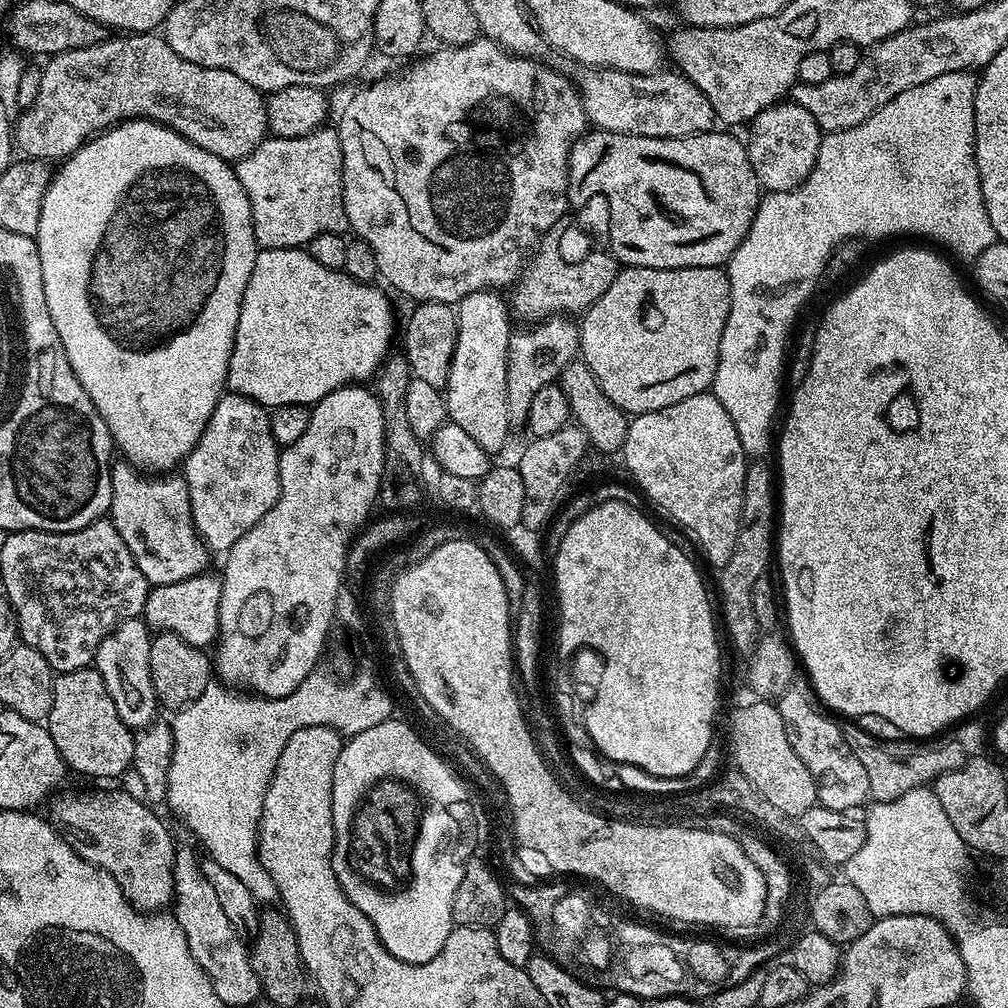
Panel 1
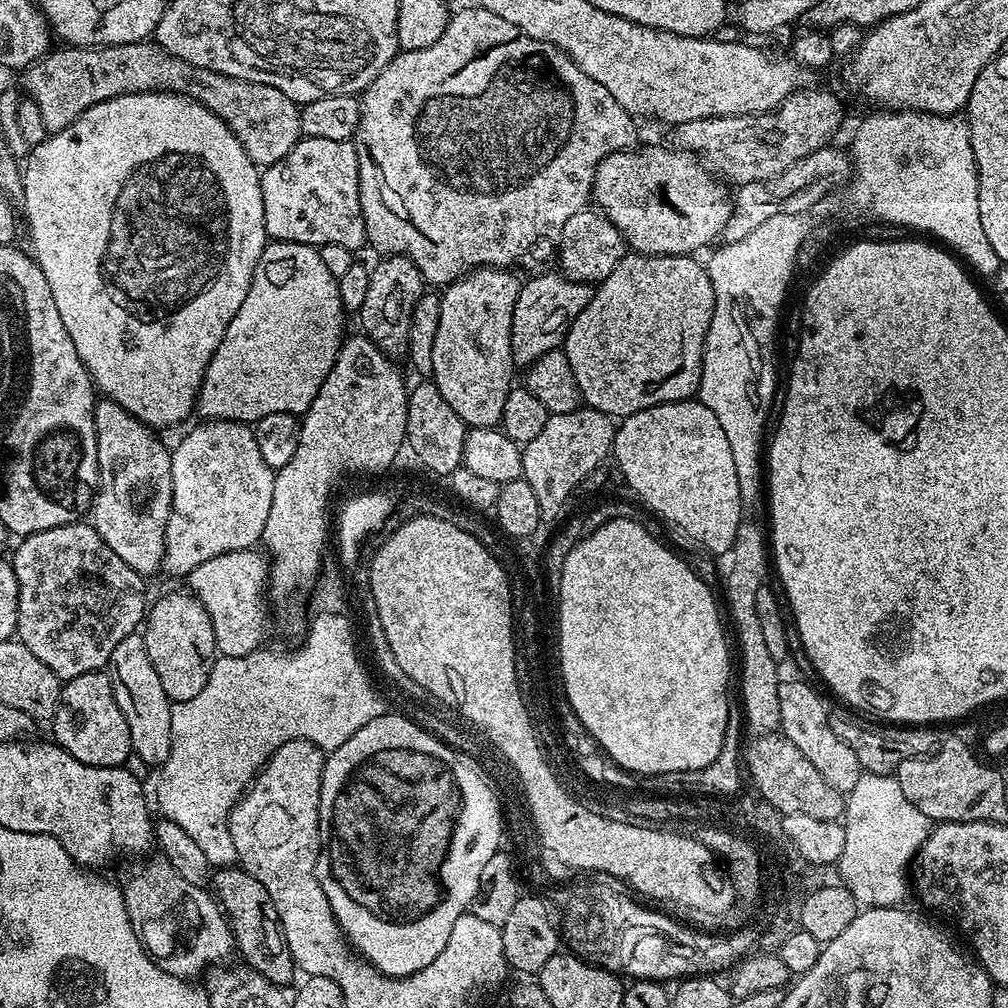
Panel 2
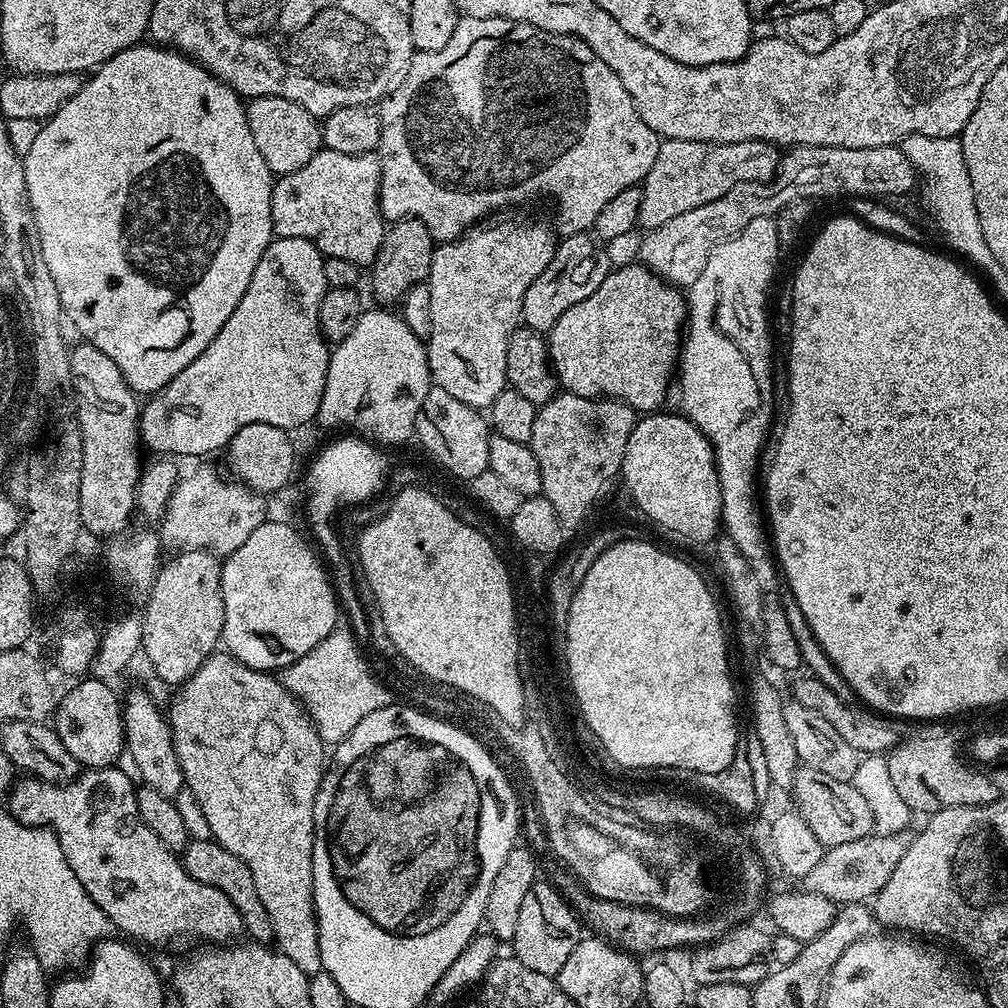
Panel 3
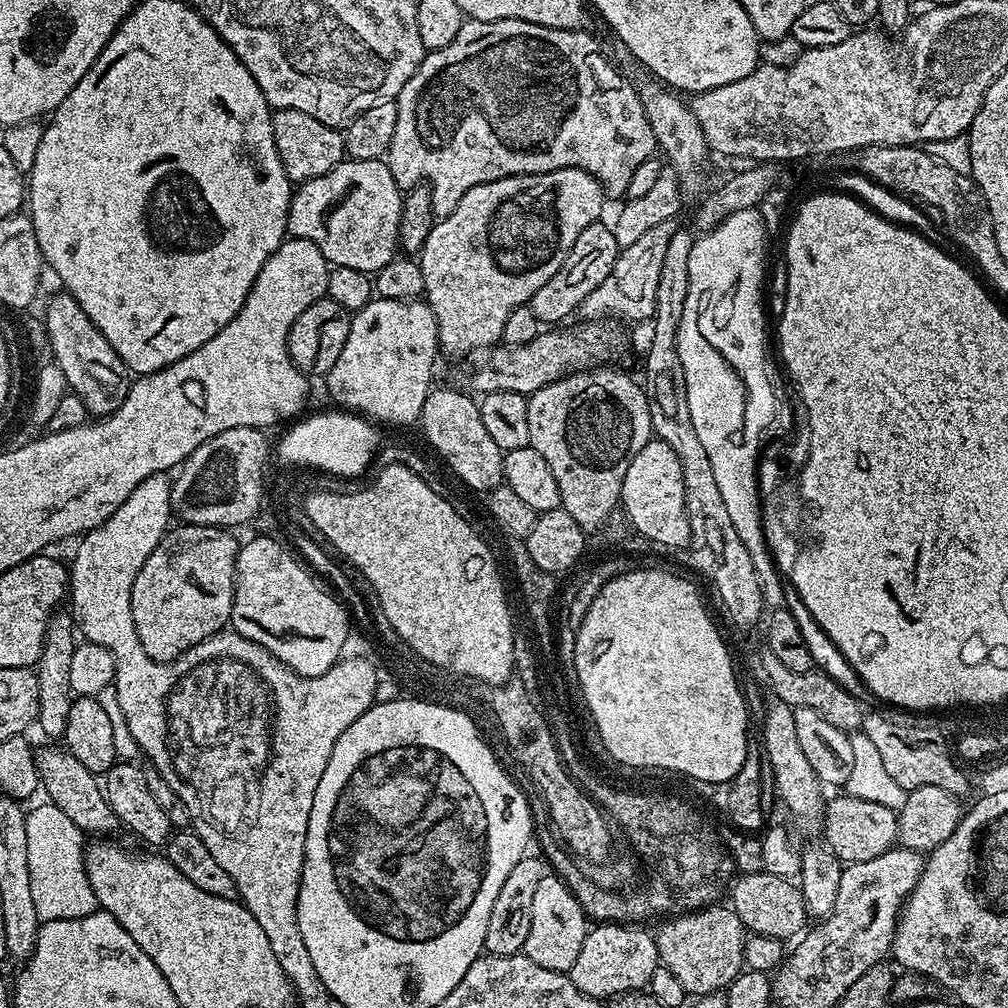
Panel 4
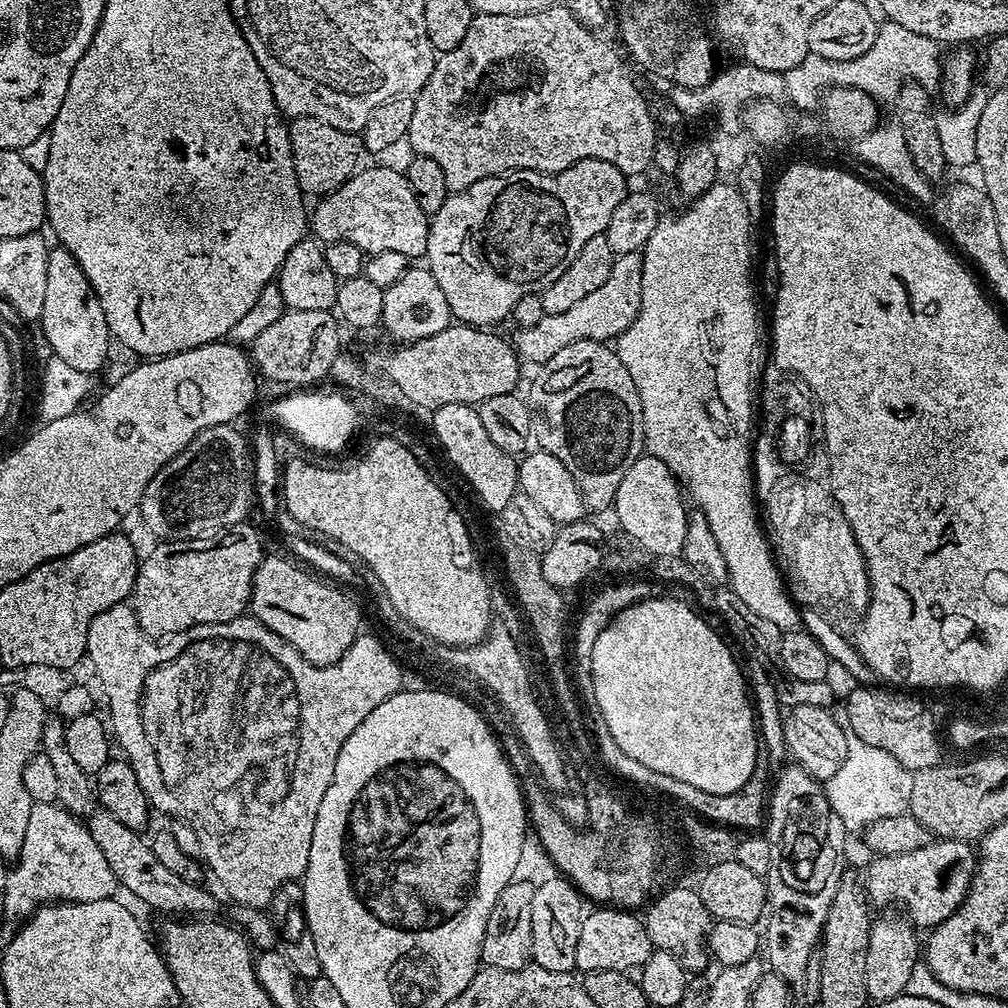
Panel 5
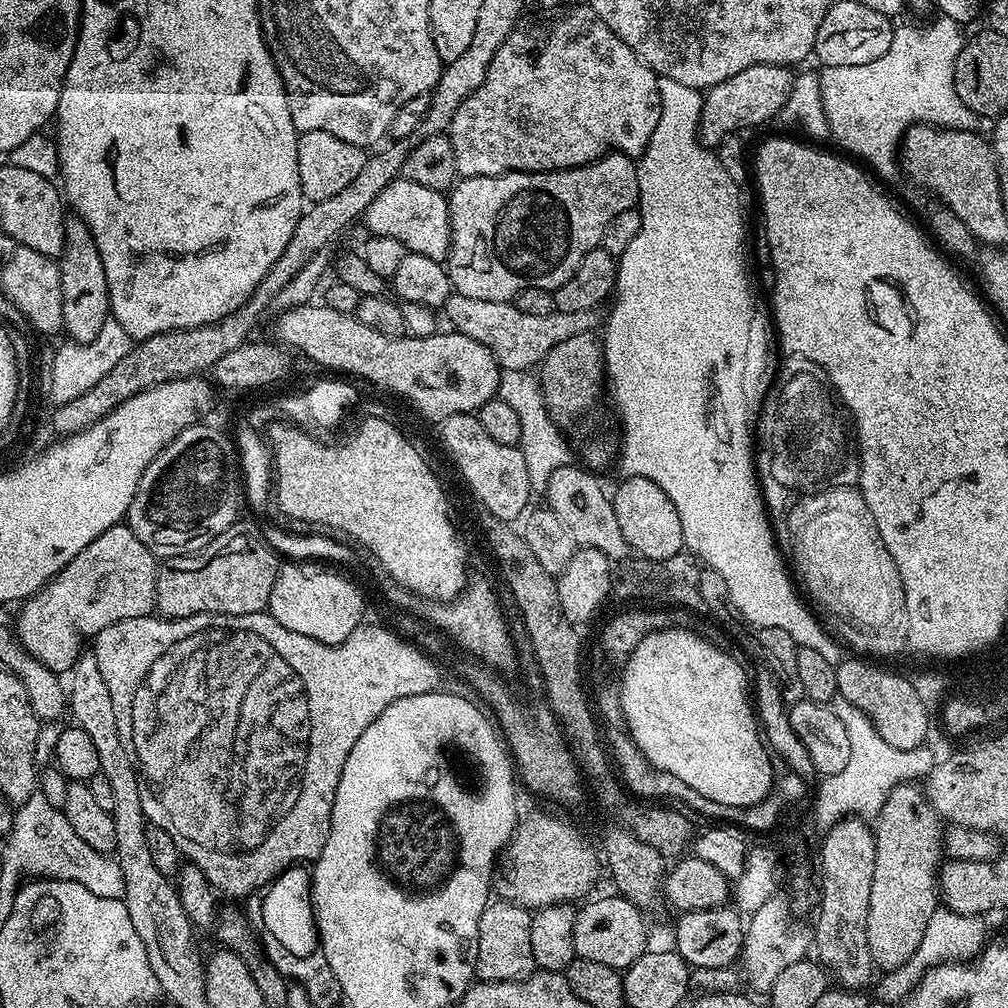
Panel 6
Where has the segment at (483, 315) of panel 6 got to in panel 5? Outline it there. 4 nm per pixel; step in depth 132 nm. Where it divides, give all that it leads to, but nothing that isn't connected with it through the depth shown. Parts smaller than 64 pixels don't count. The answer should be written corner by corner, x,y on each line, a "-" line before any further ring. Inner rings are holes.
631,252
616,257
614,266
610,270
610,278
598,286
591,294
586,294
570,310
563,314
550,314
542,318
542,322
529,328
521,328
515,334
514,347
521,361
528,360
533,366
546,363
562,346
570,346
570,342
579,340
615,341
638,318
638,310
642,306
642,262
640,252

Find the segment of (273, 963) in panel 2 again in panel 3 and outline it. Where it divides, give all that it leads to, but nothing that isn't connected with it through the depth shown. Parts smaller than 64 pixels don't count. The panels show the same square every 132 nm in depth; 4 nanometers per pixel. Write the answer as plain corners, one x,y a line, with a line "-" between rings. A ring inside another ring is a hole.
189,839
188,845
182,853
182,863
186,874
206,886
214,886
214,890
222,890
230,902
234,902
234,910
244,923
244,932
253,941
268,942
272,940
272,927
270,926
270,914
266,914
266,906
262,906
262,898
258,898
258,890
254,887
254,874
250,874
250,866
238,858
238,854
230,854
221,844
215,840

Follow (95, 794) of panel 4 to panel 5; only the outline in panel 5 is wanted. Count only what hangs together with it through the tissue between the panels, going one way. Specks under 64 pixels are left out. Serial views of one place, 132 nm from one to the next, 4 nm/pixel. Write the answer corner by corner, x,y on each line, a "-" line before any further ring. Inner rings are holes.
96,810
87,817
86,825
90,837
94,838
95,845
102,850
103,857
110,864
114,872
114,878
121,889
128,891
130,895
137,896
144,904
152,908
158,908
162,912
184,912
185,917
200,918
205,914
212,914
216,908
216,900
200,884
191,884
178,874
170,874
158,858
154,858
154,850
147,839
144,840
139,831
134,828
122,826
114,814
103,810

